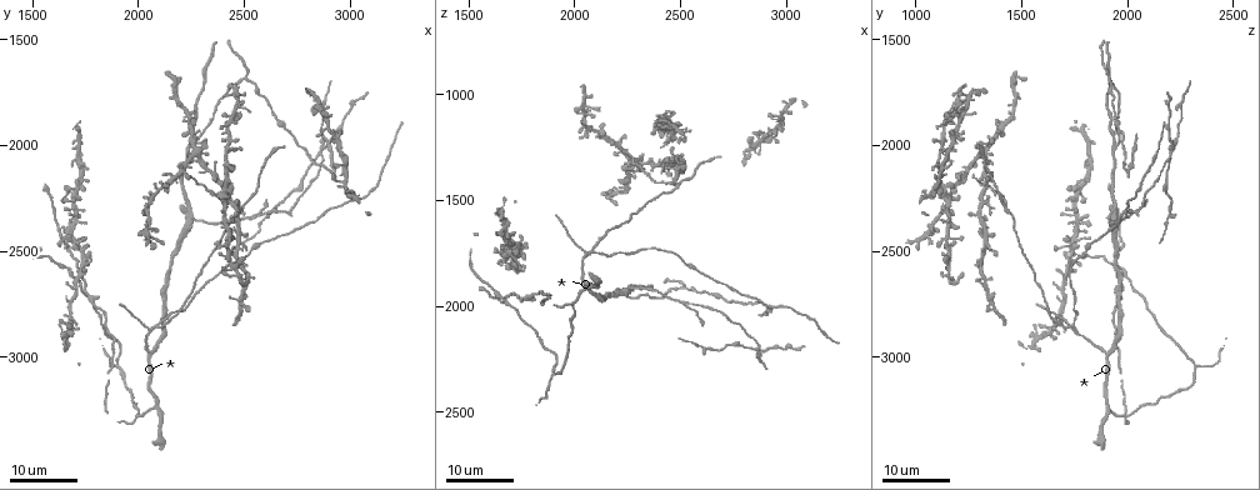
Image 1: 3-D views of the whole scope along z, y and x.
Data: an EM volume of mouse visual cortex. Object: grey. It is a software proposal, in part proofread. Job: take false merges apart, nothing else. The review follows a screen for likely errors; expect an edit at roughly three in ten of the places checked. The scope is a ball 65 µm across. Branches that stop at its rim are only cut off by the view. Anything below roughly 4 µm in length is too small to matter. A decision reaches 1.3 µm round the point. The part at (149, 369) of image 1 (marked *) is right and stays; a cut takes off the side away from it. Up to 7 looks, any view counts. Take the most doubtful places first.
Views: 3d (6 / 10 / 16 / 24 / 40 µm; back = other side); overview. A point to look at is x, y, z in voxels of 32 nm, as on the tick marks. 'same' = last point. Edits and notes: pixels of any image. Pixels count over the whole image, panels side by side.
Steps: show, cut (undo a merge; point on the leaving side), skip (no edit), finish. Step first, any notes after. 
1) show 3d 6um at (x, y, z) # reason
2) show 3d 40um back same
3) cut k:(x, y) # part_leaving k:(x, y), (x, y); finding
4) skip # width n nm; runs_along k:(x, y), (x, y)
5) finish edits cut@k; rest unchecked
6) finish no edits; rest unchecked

show 3d 24um at (2860, 2040, 2200) # three arms meet

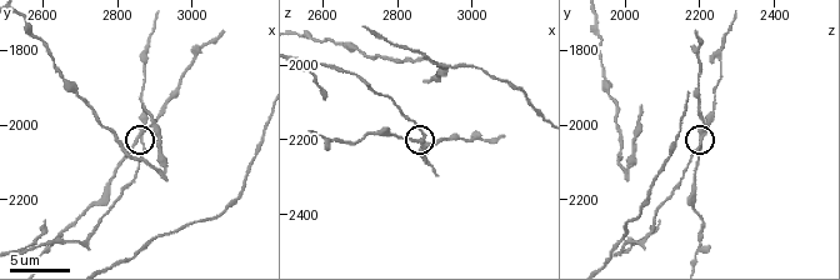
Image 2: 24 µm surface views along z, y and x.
show 3d 10um at (2850, 2040, 2200)

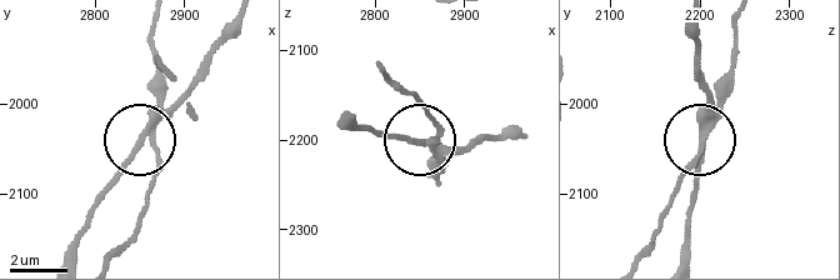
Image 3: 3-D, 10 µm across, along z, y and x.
cut 3:(186, 95) # side_arm 13 um; part_leaving 3:(153, 124), (74, 258); a second neuron is stuck on

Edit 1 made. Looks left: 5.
show overview # see it whole again

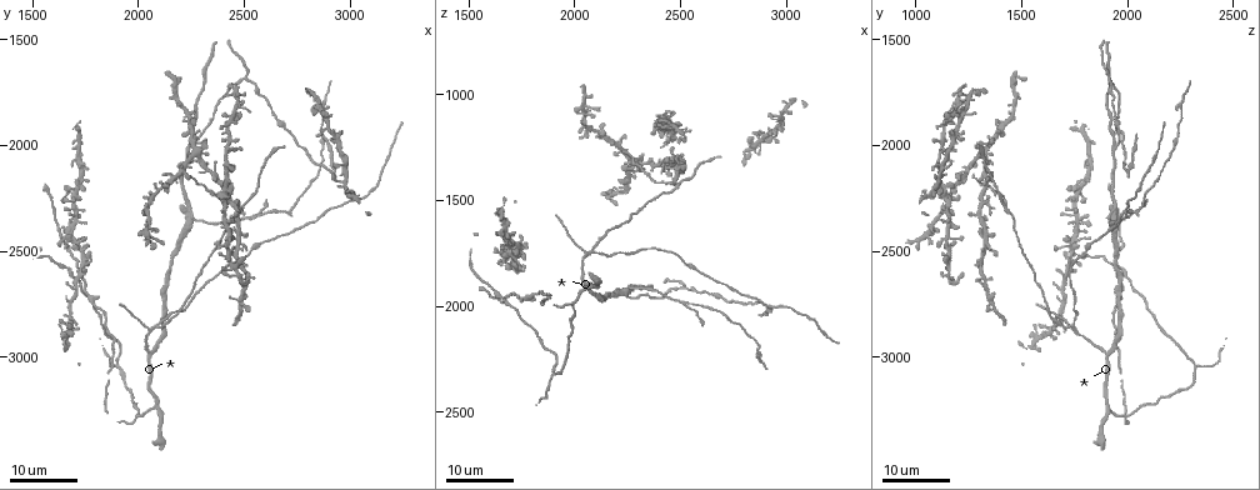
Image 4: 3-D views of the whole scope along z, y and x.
show 3d 16um at (2540, 2340, 1990)

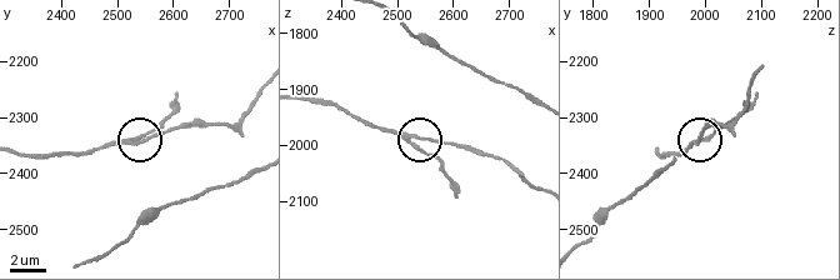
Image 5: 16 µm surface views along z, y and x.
show 3d 6um at (2535, 2340, 1995)

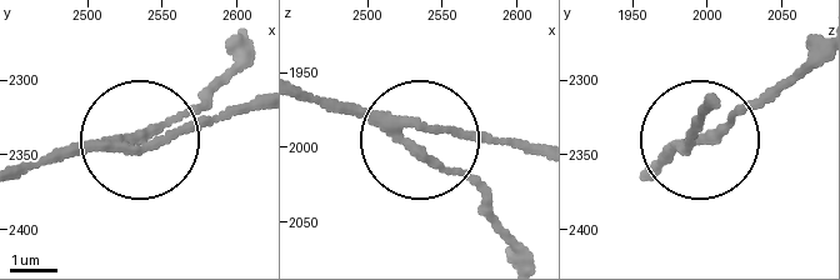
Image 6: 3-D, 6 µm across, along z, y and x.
show 3d 6um back at (2532, 2342, 1992) # other side

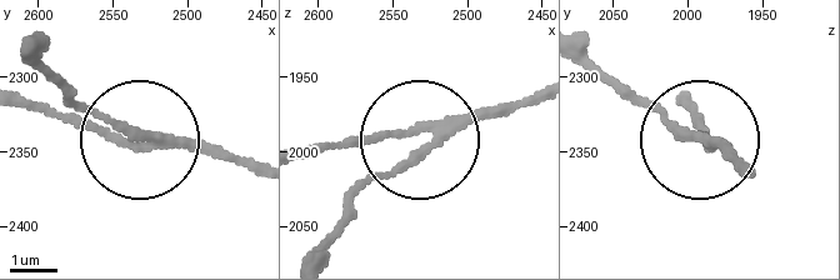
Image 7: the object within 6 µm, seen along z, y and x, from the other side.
skip # runs_along 7:(539, 90), (431, 130), (328, 234); continuous, no second neuron

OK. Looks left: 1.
finish edits cut@3; rest unchecked

